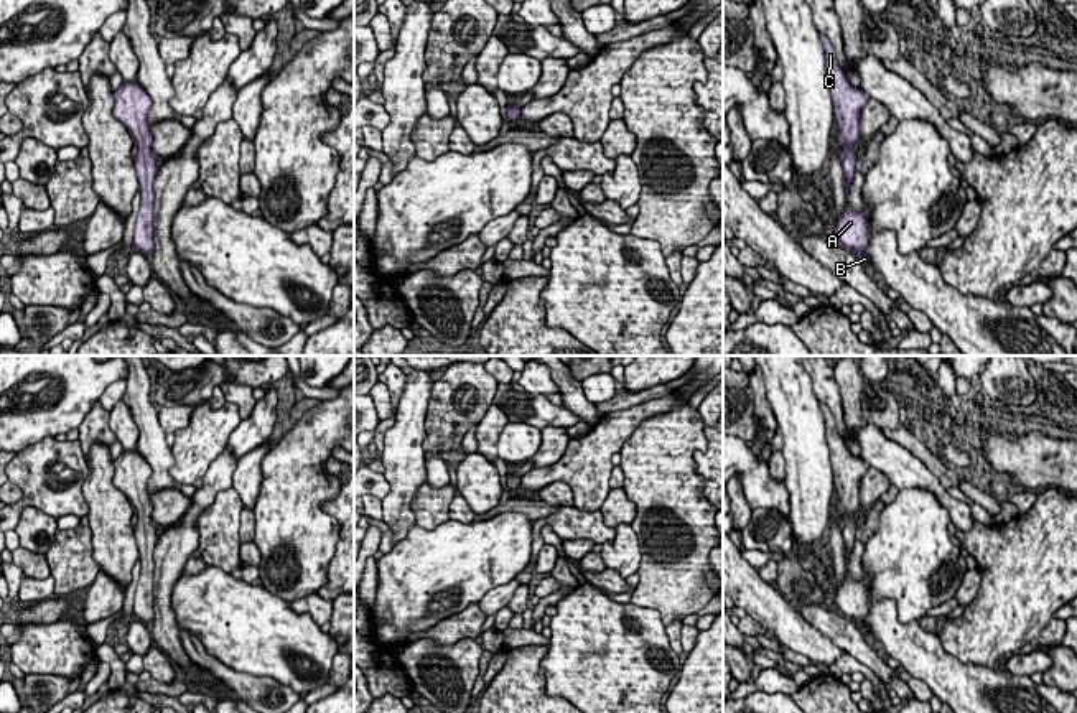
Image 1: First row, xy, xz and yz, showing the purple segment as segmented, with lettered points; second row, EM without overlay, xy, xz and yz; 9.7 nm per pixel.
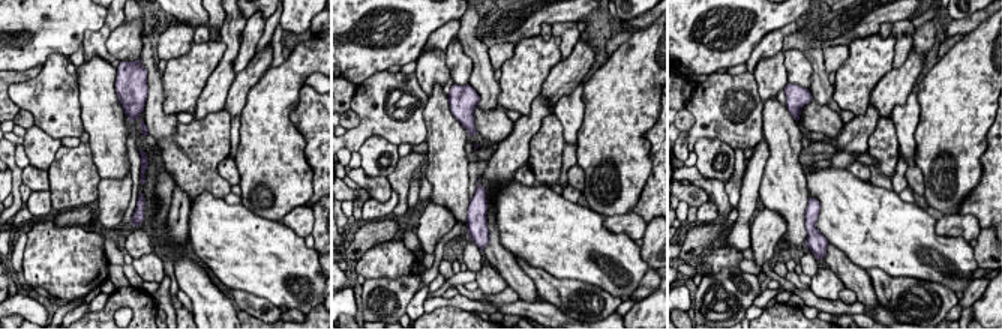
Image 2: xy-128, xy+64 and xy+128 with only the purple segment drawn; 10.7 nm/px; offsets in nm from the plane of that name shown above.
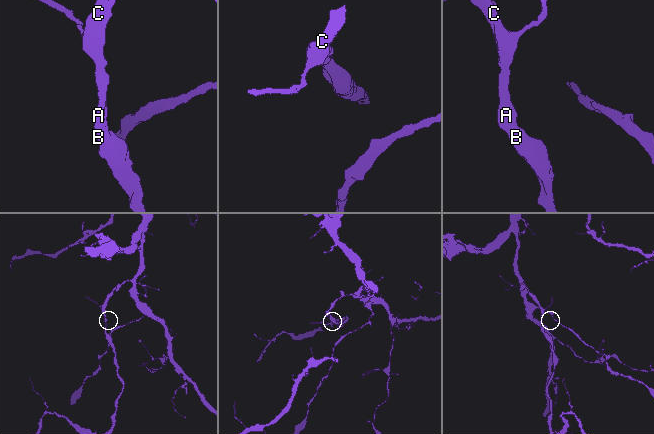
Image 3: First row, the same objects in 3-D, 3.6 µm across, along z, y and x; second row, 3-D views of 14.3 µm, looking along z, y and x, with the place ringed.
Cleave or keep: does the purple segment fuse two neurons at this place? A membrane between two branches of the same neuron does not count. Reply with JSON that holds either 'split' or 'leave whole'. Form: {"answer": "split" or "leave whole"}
{"answer": "leave whole"}

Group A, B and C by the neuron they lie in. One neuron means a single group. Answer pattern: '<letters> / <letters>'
A B C

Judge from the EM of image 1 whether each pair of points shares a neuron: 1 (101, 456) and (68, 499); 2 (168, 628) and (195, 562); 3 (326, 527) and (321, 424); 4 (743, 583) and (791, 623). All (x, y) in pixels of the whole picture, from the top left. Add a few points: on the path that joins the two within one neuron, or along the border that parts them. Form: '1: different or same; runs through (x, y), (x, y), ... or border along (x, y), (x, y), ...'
1: different; border along (84, 458), (83, 498), (89, 511)
2: different; border along (196, 547), (181, 572)
3: same; runs through (308, 501), (308, 450)
4: same; runs through (755, 595), (779, 618)

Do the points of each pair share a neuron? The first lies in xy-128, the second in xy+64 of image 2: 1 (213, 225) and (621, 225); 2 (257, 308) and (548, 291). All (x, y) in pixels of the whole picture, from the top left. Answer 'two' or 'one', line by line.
1: two
2: one

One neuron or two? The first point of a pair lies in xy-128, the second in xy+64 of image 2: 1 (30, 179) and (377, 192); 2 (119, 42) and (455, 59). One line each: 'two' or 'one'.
1: one
2: one

